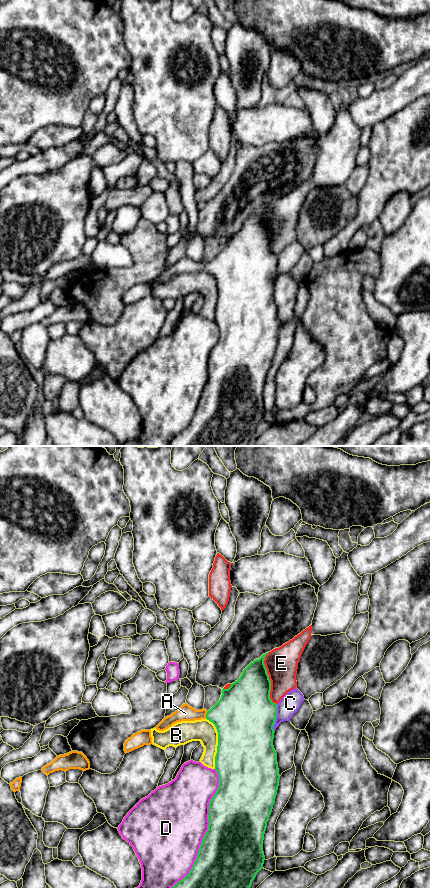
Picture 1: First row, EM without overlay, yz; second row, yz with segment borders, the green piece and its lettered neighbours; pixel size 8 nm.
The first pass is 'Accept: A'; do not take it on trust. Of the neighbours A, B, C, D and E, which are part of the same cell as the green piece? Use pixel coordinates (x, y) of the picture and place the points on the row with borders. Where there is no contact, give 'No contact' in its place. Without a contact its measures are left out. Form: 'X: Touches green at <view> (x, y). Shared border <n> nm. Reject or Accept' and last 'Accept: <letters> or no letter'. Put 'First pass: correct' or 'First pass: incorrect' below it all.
A: Touches green at yz (206, 715). Shared border 70 nm. Accept
B: Touches green at yz (218, 743). Shared border 420 nm. Reject
C: Touches green at yz (275, 718). Shared border 220 nm. Reject
D: Touches green at yz (207, 830). Shared border 1000 nm. Reject
E: Touches green at yz (269, 679). Shared border 420 nm. Reject
Accept: A
First pass: correct

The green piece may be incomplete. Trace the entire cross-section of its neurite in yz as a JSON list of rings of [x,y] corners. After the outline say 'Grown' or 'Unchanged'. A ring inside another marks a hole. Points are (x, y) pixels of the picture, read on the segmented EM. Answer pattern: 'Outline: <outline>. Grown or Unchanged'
Outline: [[[268,653],[251,662],[228,689],[223,688],[220,700],[210,710],[196,710],[185,703],[155,727],[164,731],[177,722],[207,719],[215,725],[218,732],[215,770],[219,775],[219,787],[209,803],[208,830],[189,874],[172,888],[250,888],[257,873],[263,868],[264,834],[280,779],[277,754],[273,746],[277,704],[270,699],[271,681],[264,664]]]. Grown

